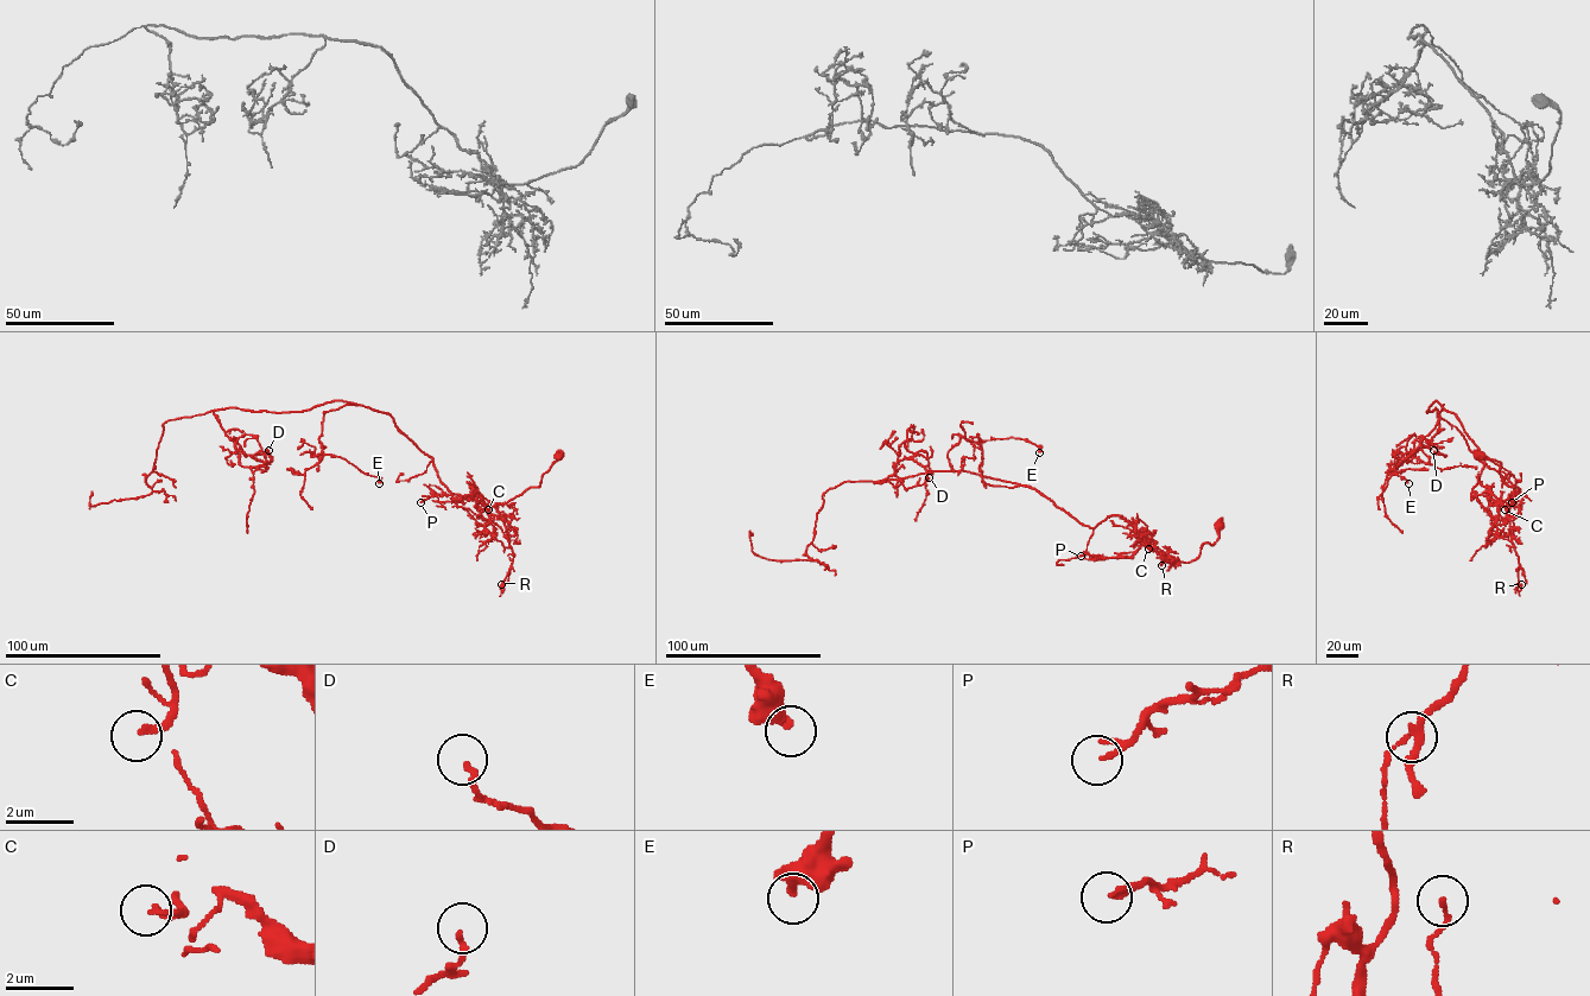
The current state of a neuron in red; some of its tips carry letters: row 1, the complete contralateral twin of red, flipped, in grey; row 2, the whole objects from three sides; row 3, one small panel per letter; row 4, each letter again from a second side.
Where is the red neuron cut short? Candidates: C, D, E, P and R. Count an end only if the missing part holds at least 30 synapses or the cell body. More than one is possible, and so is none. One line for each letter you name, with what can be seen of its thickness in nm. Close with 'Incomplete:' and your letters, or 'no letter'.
Incomplete: no letter

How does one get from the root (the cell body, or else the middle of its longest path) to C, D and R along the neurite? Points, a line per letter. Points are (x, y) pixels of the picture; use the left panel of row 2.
C: (558, 455), (559, 458), (543, 475), (539, 486), (526, 489), (502, 505), (489, 506), (488, 509)
D: (558, 455), (489, 506), (454, 499), (387, 413), (214, 411), (245, 456), (268, 450)
R: (558, 455), (559, 458), (543, 475), (539, 486), (495, 506), (514, 554), (501, 591), (501, 584)

